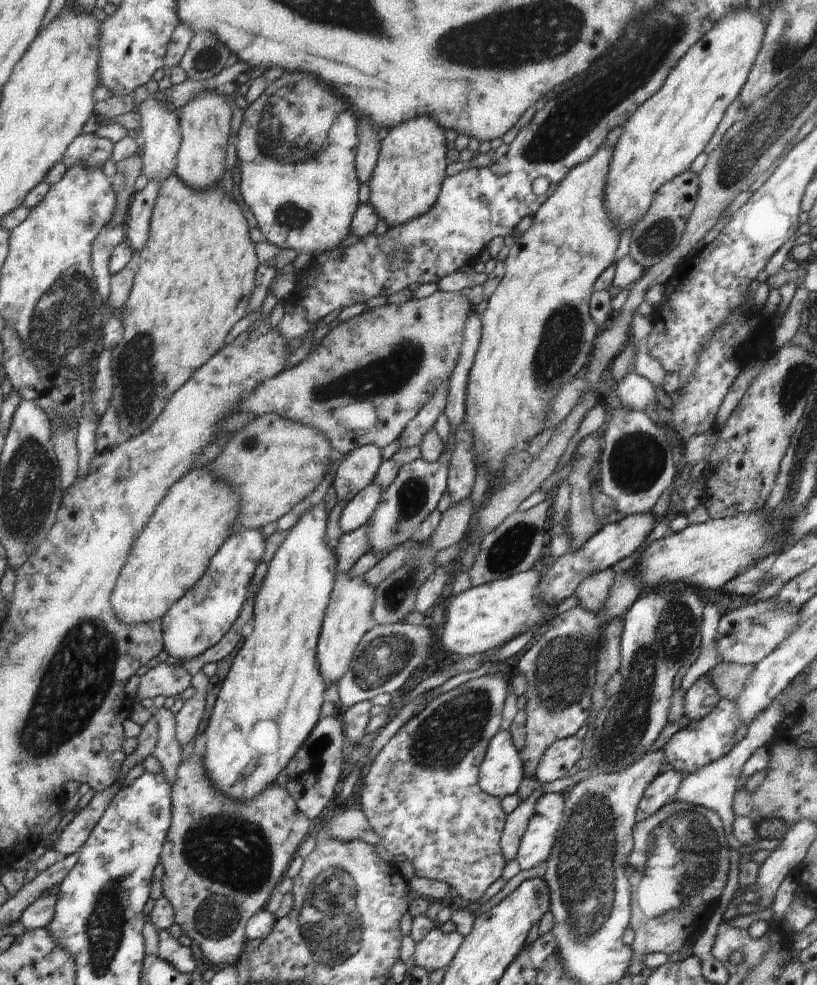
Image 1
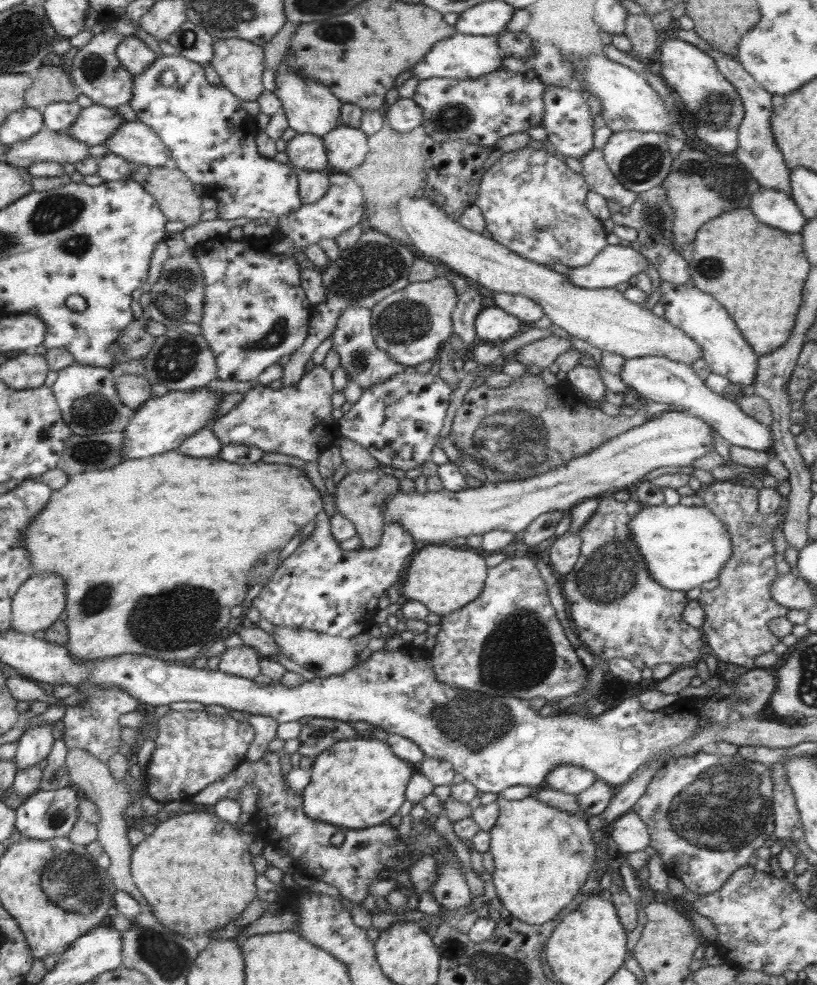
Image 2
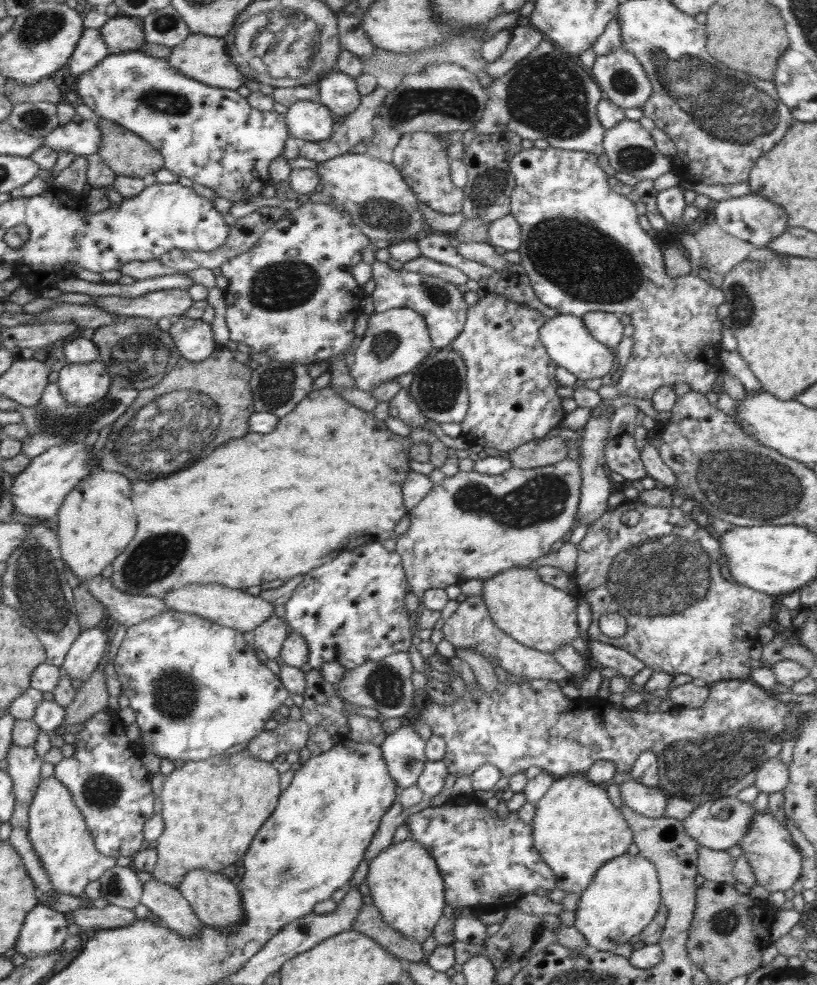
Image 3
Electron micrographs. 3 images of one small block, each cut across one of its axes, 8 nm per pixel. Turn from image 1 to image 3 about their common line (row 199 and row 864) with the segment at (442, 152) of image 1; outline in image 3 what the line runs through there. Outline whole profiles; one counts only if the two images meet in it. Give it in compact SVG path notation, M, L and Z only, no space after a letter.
M407 838L371 858L365 878L372 904L382 913L382 921L400 931L412 941L424 942L433 934L445 906L444 881L440 869L428 849L420 842Z

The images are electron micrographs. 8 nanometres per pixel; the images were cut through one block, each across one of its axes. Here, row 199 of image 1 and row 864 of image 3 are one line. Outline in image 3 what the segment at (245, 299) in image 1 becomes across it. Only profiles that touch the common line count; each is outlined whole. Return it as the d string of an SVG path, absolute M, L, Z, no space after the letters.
M242 750L242 752L236 752L236 754L230 756L224 756L224 754L221 754L216 757L208 758L207 760L184 762L183 766L174 769L170 775L165 777L163 790L160 794L160 800L162 801L163 806L161 818L163 819L165 830L160 835L160 838L158 838L159 845L155 847L158 860L154 870L151 872L151 876L154 877L154 879L158 879L158 881L162 881L172 887L178 888L180 881L190 870L208 869L215 873L223 872L226 866L234 864L239 858L244 856L246 851L248 851L248 844L252 842L252 839L256 836L258 830L264 825L264 822L270 818L273 810L276 808L281 792L280 772L272 766L271 762L265 762L264 760L253 758L248 750Z

